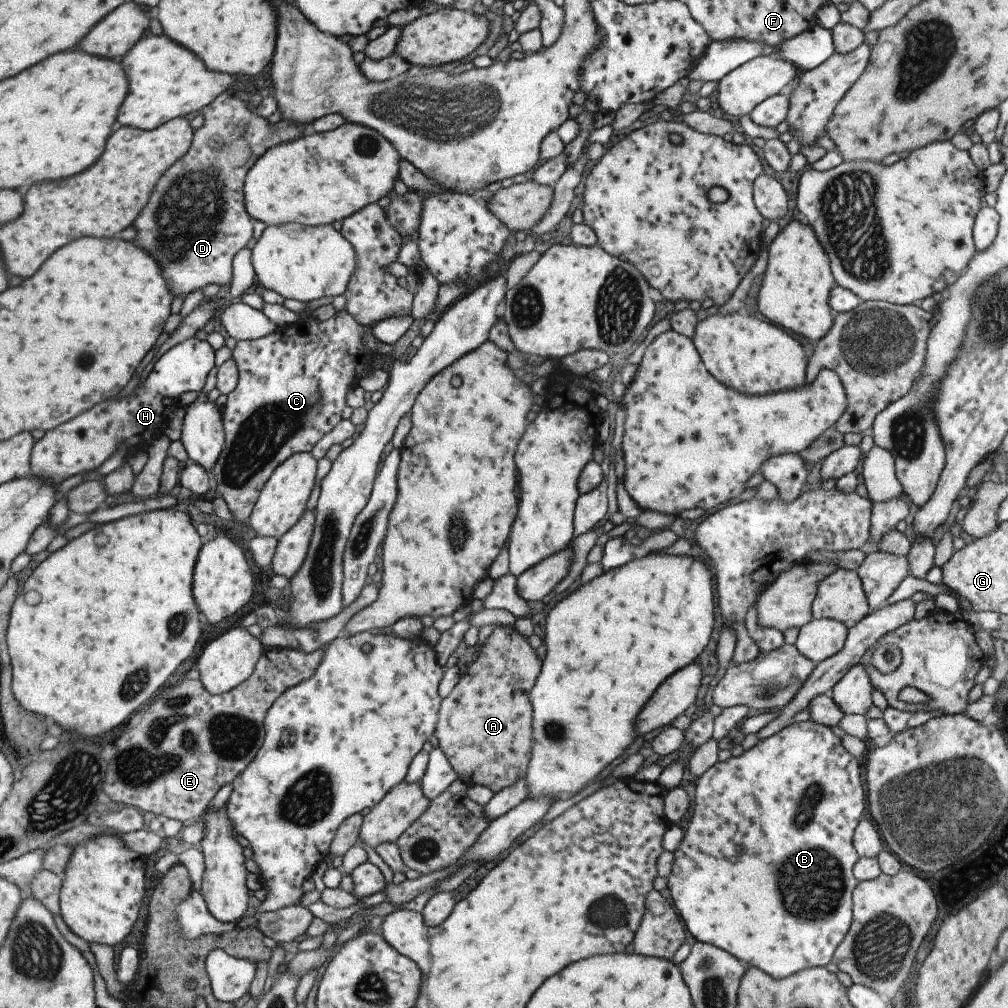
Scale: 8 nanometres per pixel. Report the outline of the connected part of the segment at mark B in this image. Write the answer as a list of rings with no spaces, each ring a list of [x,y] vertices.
[[[810,718],[788,724],[779,732],[758,740],[740,756],[732,756],[724,762],[717,761],[698,776],[691,816],[685,824],[681,844],[672,852],[671,873],[665,879],[671,904],[683,920],[685,930],[696,941],[712,944],[739,959],[745,966],[759,968],[761,972],[776,979],[787,978],[806,968],[824,967],[830,962],[835,947],[843,940],[851,922],[851,894],[858,883],[852,873],[852,866],[858,859],[852,845],[852,836],[861,814],[863,788],[857,759],[843,748],[840,738],[833,735],[829,727],[817,724]]]

